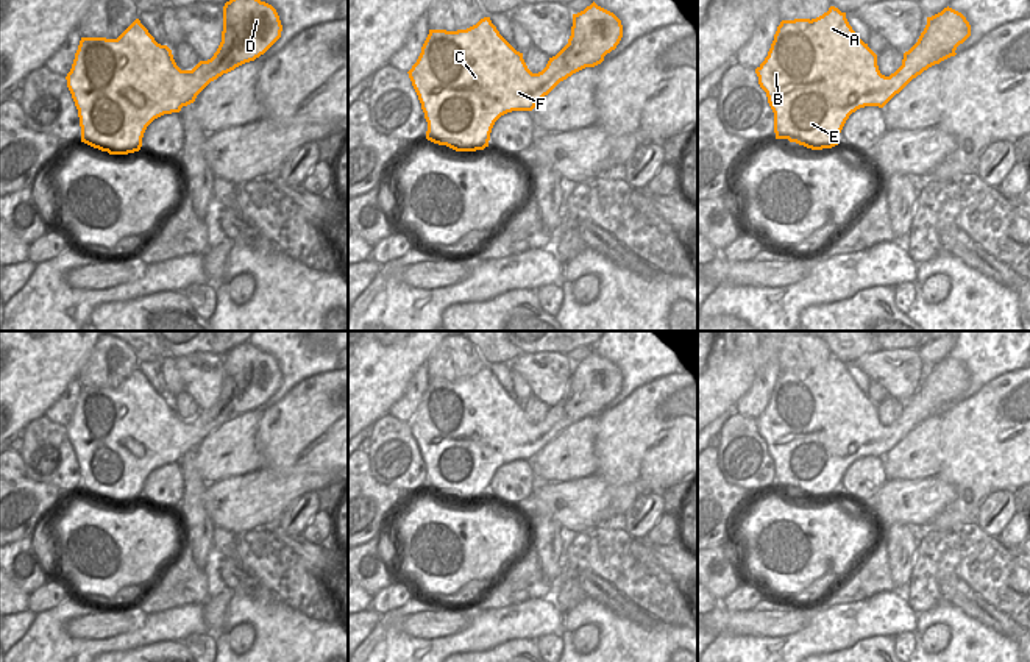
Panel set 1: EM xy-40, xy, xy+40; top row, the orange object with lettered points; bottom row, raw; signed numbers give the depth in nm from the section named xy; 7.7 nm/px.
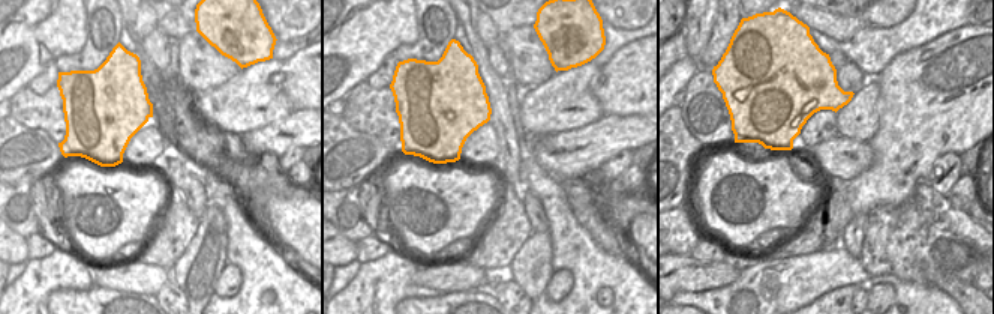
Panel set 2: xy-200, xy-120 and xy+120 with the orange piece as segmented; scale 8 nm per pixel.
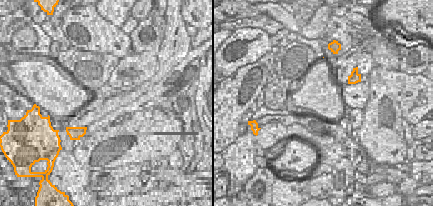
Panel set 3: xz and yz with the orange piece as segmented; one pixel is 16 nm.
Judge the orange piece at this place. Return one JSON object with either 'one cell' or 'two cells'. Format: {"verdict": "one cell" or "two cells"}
{"verdict": "one cell"}

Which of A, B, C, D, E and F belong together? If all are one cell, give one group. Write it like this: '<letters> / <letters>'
A B C D E F

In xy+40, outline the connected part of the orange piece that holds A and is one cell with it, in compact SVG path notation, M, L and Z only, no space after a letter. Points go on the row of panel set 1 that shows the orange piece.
M830 6L816 19L782 20L765 61L755 69L760 87L774 112L776 139L788 139L812 150L838 145L838 134L852 112L865 106L883 108L913 78L929 67L955 56L955 50L971 36L966 17L944 8L927 17L918 42L904 53L902 66L885 77L877 55L852 30L846 12Z

